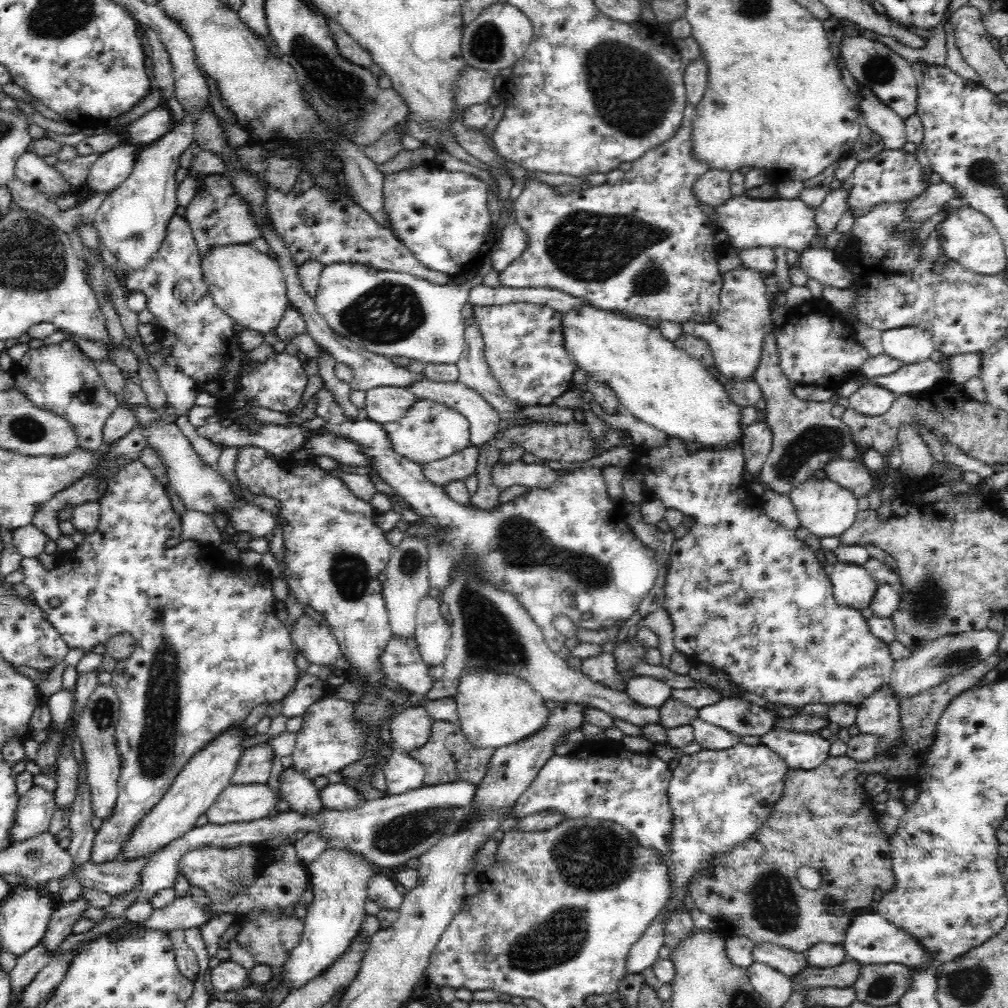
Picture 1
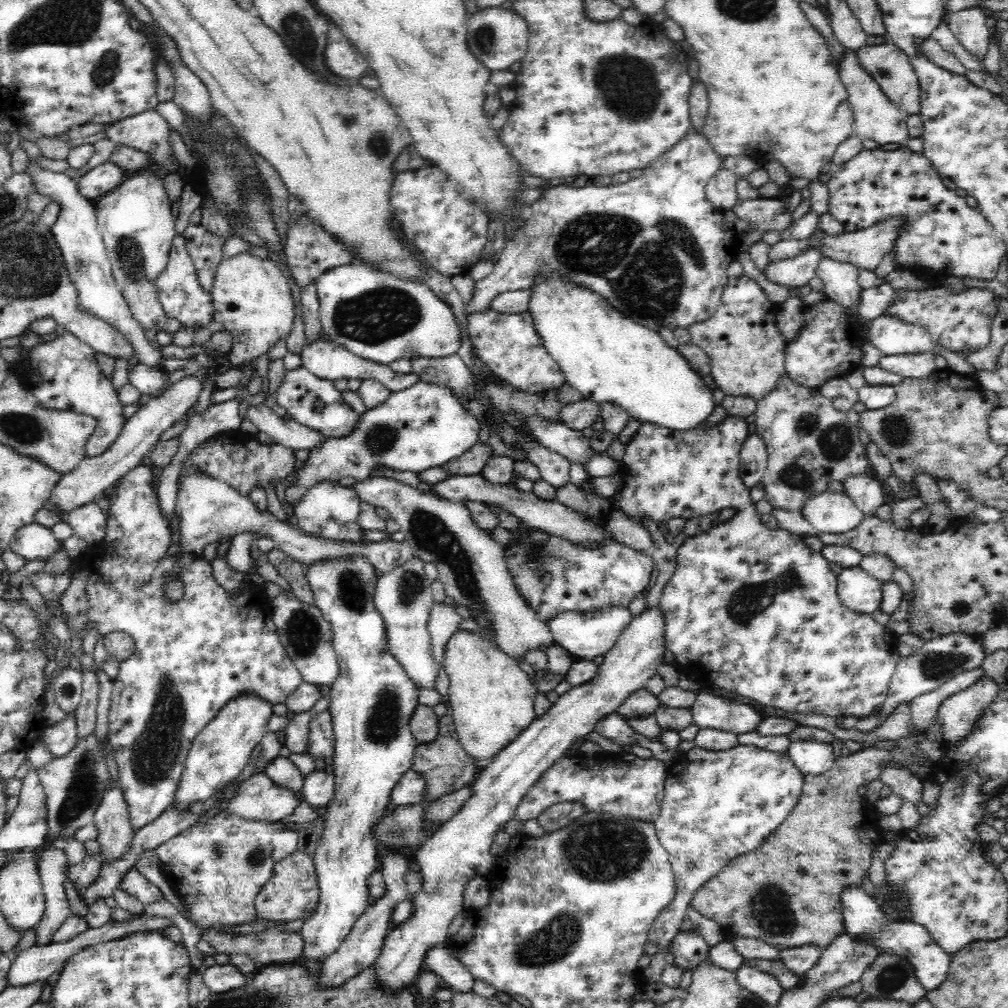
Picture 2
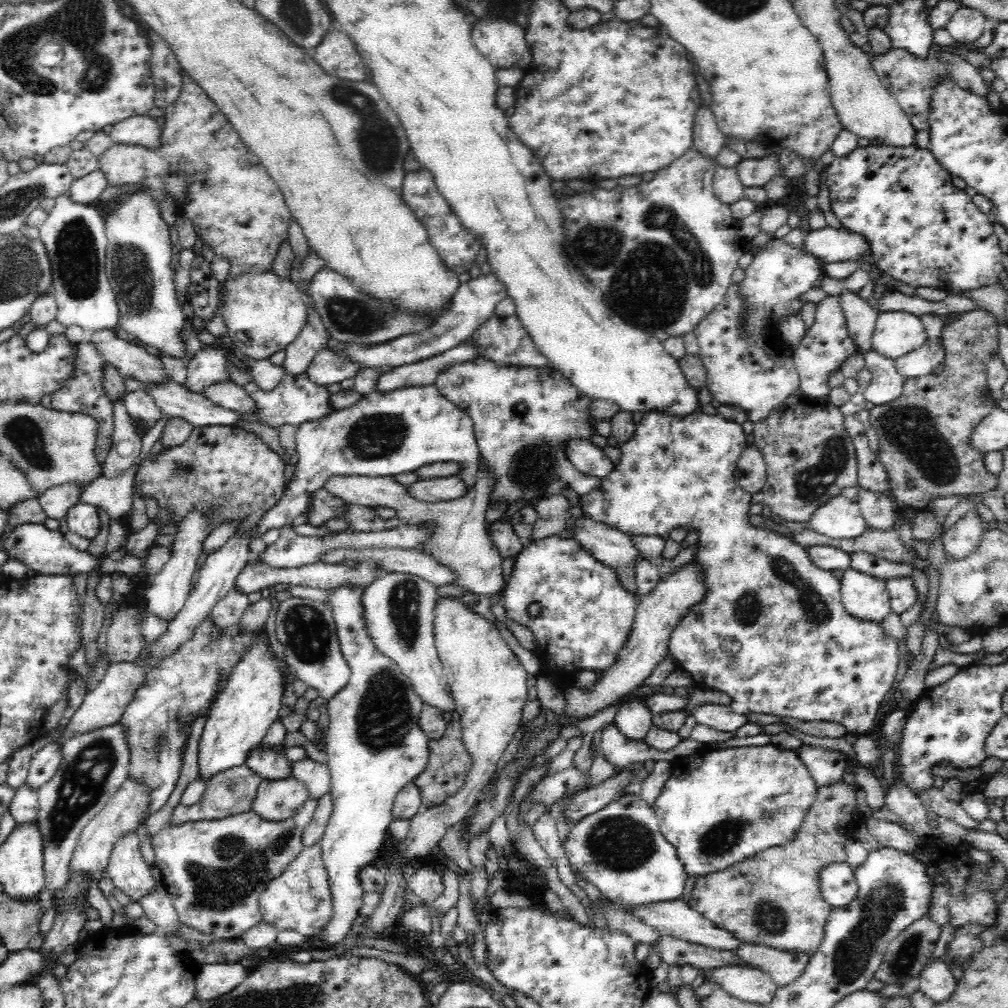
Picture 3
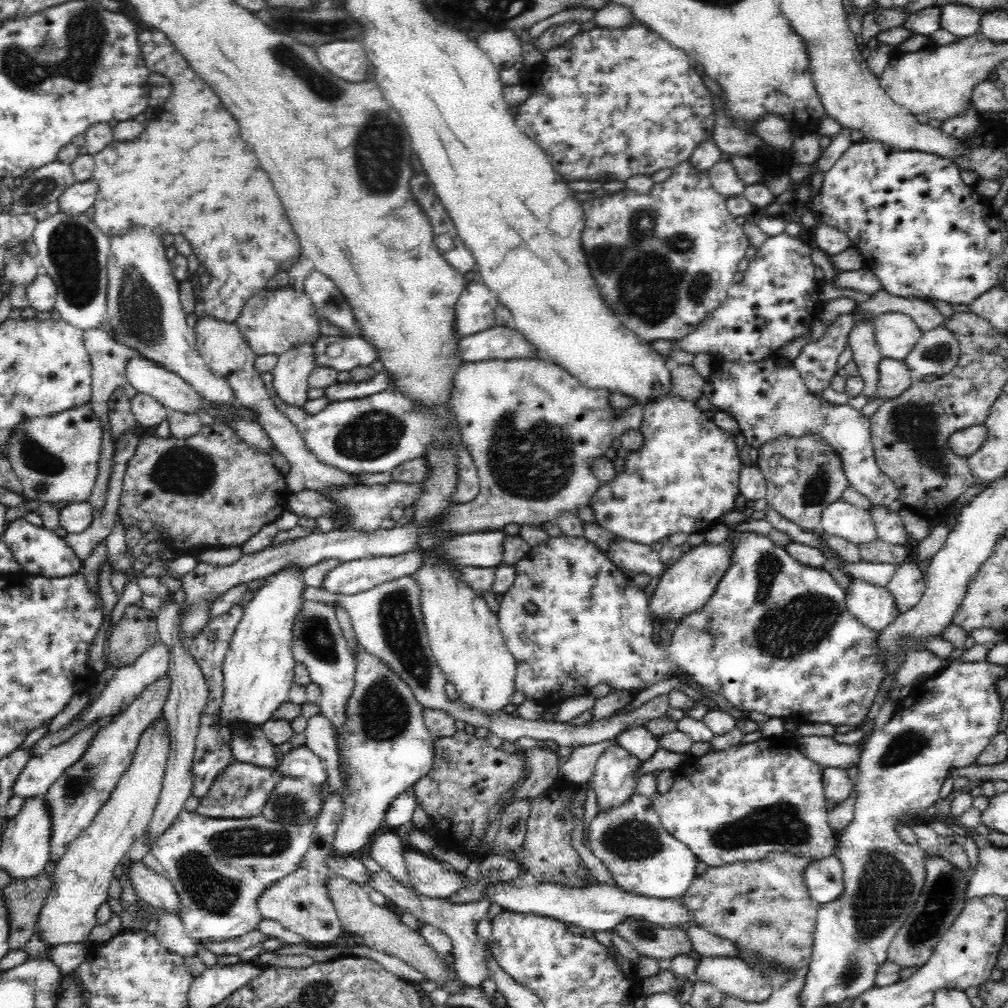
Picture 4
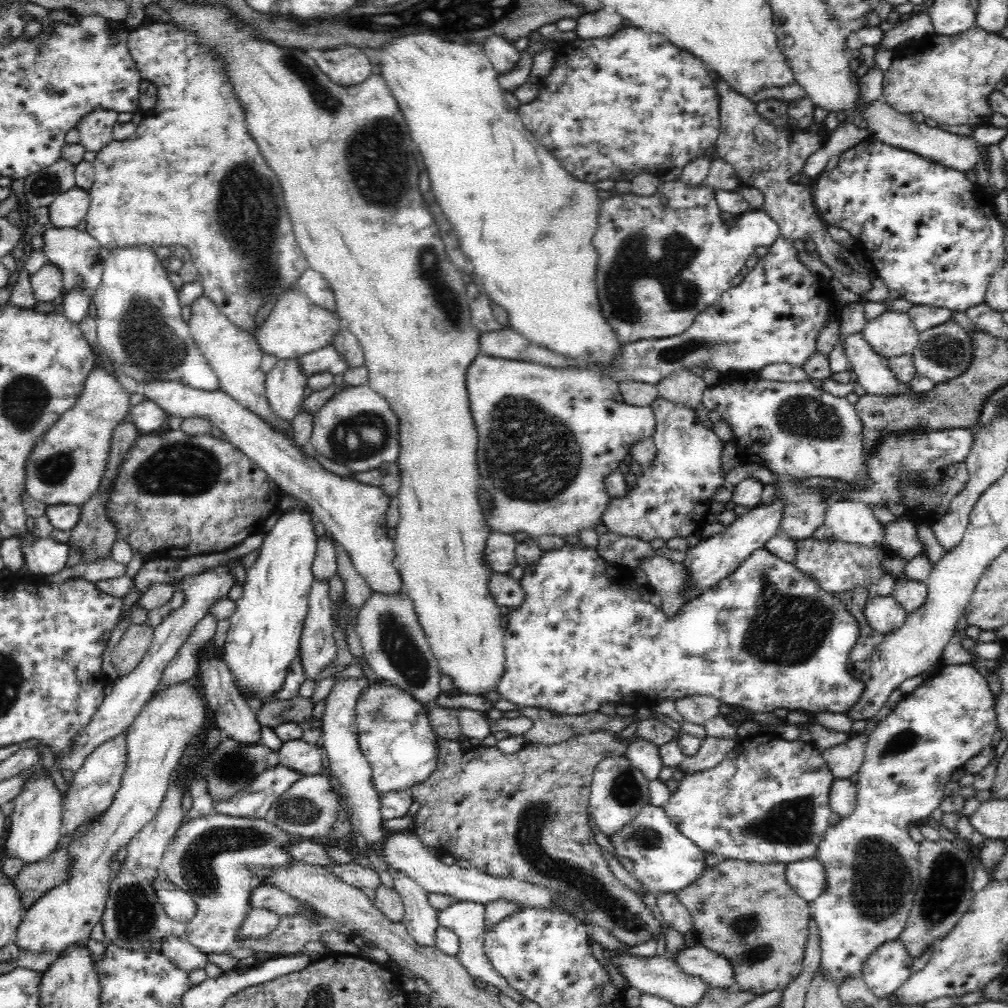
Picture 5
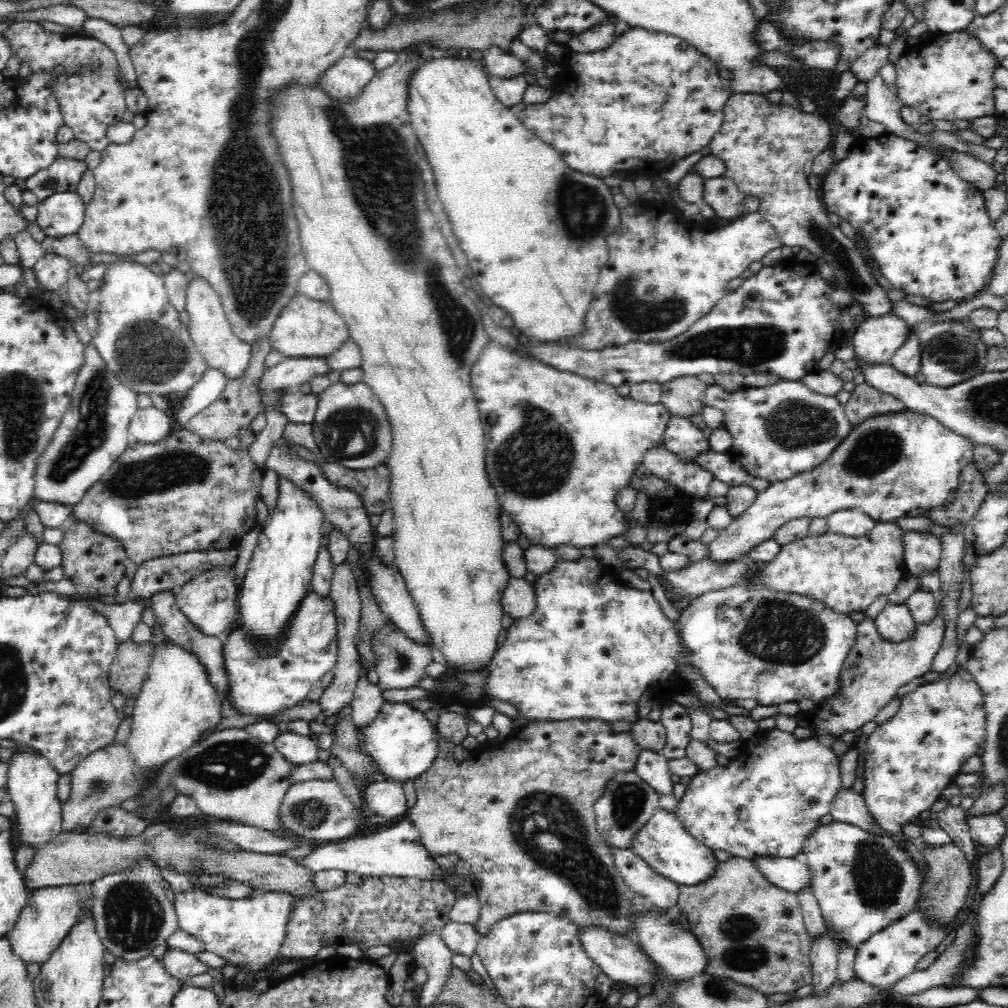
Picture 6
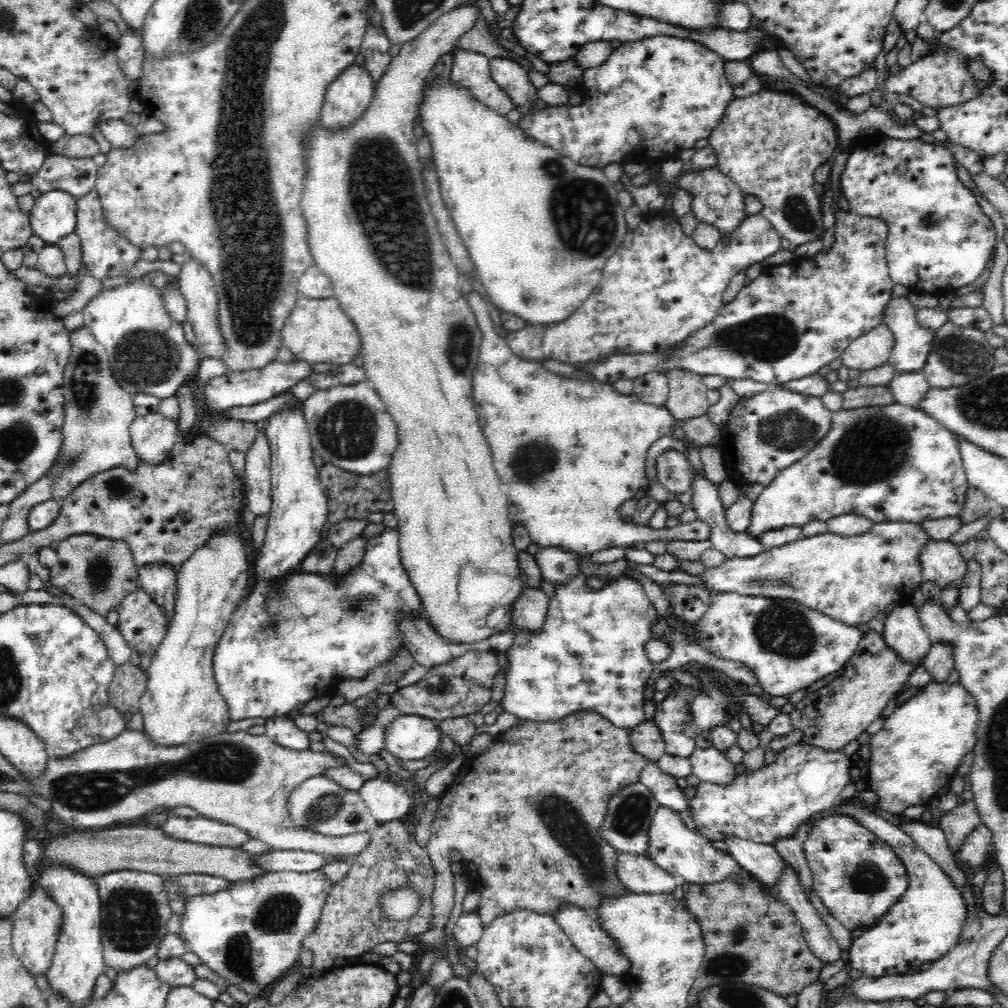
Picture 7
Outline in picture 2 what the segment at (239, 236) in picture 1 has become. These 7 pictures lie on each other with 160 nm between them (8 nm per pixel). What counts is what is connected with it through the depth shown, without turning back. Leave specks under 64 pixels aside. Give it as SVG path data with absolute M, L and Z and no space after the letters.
M196 219L185 228L183 237L184 241L186 241L186 250L190 255L190 259L192 259L192 265L194 265L194 269L196 269L198 283L200 283L200 287L202 287L202 289L210 295L210 299L212 299L211 292L214 284L214 277L216 276L218 265L222 261L222 246L224 246L225 241L224 239L220 239L208 233Z

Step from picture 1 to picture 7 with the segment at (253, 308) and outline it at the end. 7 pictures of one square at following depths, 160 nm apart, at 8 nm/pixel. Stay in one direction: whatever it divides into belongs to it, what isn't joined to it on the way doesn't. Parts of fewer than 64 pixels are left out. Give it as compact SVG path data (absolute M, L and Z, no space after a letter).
M298 296L291 315L282 327L281 335L284 347L292 351L296 360L306 361L308 364L347 365L362 353L359 332L336 297L309 299Z

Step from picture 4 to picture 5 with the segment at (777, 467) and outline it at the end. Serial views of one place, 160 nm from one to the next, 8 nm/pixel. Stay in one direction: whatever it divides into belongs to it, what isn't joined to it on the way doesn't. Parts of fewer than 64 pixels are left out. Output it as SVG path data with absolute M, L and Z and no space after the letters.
M776 475L777 496L785 500L783 517L778 530L794 541L810 538L820 524L825 524L828 503L814 493L814 488L797 486L795 478Z

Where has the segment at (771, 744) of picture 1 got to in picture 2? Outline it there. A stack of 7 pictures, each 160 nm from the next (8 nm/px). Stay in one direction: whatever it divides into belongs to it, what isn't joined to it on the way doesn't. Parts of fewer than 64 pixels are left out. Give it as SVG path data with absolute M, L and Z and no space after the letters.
M792 741L787 753L804 775L823 775L835 763L832 745L828 743Z

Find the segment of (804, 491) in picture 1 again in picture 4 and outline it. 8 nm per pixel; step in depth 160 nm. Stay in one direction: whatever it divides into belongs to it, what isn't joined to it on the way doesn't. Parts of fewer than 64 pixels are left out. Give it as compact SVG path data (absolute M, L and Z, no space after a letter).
M838 499L829 504L821 514L819 527L824 532L851 542L866 544L879 539L869 511Z

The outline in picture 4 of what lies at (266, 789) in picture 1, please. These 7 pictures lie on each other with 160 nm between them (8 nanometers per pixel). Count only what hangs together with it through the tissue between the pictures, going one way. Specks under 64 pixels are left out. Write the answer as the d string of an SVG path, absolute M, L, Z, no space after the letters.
M283 776L266 801L263 815L266 820L302 826L302 823L316 822L323 807L320 784Z

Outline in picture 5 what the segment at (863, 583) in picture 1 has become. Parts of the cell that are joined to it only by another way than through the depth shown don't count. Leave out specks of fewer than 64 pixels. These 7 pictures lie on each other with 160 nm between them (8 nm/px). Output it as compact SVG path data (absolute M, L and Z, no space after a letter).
M893 596L888 598L874 598L865 603L865 619L870 627L881 635L892 634L900 630L906 622L908 614Z

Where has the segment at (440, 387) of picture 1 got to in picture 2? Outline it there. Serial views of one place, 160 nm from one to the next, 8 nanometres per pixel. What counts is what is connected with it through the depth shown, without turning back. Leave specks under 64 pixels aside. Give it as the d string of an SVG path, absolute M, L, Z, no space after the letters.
M332 340L314 341L312 344L306 344L302 348L300 355L302 356L301 366L314 374L314 376L320 378L320 380L330 380L334 382L335 380L340 380L341 378L345 378L347 380L357 378L361 381L374 379L381 382L384 386L386 386L386 388L389 388L391 392L404 390L404 388L408 388L408 386L412 386L414 382L419 381L418 375L414 372L407 374L396 373L388 367L388 364L380 364L378 362L356 356Z

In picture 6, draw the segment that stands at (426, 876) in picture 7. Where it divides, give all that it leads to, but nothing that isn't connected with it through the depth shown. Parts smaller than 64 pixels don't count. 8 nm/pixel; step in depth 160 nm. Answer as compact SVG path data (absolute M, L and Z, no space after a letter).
M360 876L361 884L344 882L342 886L296 901L287 924L287 937L284 939L281 956L295 959L315 957L324 947L336 950L342 946L358 946L363 952L372 946L395 942L416 940L422 933L441 931L450 921L449 912L455 903L454 893L446 882L437 878L432 880L399 878L399 876Z

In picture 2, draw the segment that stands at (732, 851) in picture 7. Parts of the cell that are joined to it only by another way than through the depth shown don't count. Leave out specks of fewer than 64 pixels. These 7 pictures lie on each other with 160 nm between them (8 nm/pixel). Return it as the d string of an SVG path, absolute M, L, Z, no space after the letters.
M860 884L844 886L840 890L838 897L840 897L843 924L846 932L852 938L873 940L875 946L881 950L880 954L893 952L894 954L899 954L902 958L907 958L914 967L915 977L919 982L920 988L924 991L936 990L946 980L949 973L951 955L930 936L925 926L912 921L890 924L890 921L886 919L886 915L878 909L876 901L862 889Z

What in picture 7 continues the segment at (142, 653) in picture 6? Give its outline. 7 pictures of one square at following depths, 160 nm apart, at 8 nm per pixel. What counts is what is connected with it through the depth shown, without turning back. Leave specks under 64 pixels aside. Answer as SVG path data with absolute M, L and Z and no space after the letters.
M126 663L115 667L112 683L108 688L108 703L120 714L134 714L146 693L147 679L140 667Z

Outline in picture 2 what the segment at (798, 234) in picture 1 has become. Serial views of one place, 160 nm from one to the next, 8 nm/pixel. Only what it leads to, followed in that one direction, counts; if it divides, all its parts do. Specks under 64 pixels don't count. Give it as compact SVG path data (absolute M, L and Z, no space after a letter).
M760 197L756 200L741 200L738 198L737 204L732 211L740 220L752 222L754 226L758 224L756 230L748 232L741 241L740 251L746 252L750 244L760 241L760 234L766 230L786 230L790 226L791 214L783 214L785 204L777 198L767 199Z

